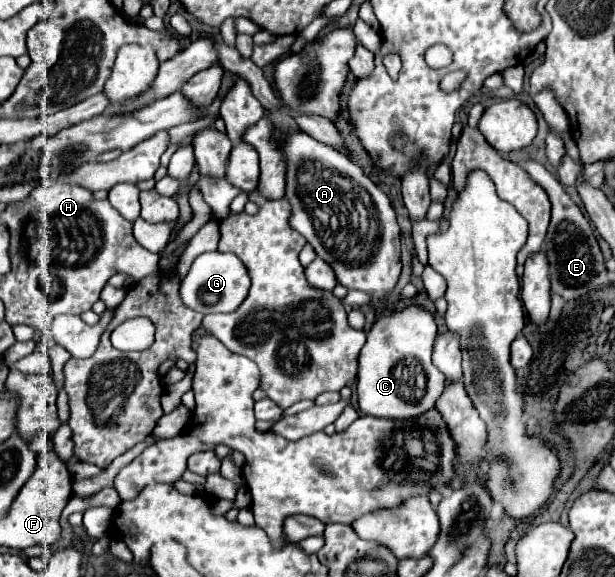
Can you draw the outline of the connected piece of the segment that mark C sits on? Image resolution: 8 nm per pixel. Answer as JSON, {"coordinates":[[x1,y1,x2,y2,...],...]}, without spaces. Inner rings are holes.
{"coordinates":[[406,307,388,317,380,317,368,333,358,359,358,405,364,415,382,419,414,419,434,409,446,379,432,365,436,321,422,307]]}

